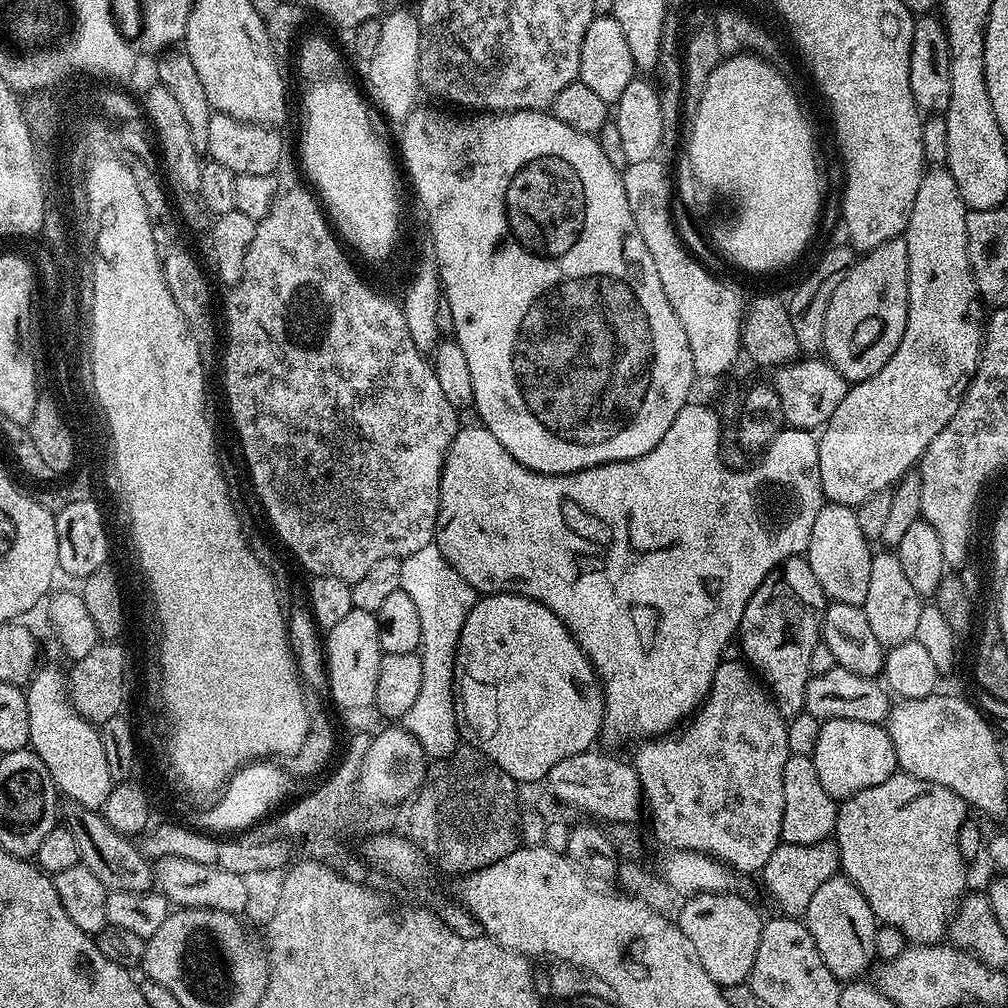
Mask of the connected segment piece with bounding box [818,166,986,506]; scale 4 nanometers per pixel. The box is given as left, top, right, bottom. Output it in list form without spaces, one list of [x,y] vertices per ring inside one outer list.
[[[932,166],[925,171],[922,182],[918,186],[918,194],[914,194],[914,206],[908,215],[908,228],[904,231],[904,241],[906,242],[906,254],[908,255],[908,317],[906,318],[906,334],[902,334],[902,342],[898,342],[898,350],[894,350],[894,358],[874,374],[874,378],[863,380],[860,384],[849,387],[846,398],[838,402],[838,410],[830,414],[830,418],[825,422],[822,431],[818,436],[818,470],[820,471],[820,481],[824,491],[825,501],[833,504],[846,504],[855,506],[866,502],[870,494],[889,491],[893,486],[900,483],[905,476],[909,475],[919,465],[921,456],[938,438],[942,426],[954,418],[954,414],[960,409],[960,403],[964,397],[964,392],[968,388],[972,376],[976,373],[976,367],[980,361],[980,346],[984,335],[984,325],[986,323],[986,308],[980,299],[980,291],[974,282],[974,274],[970,266],[968,257],[968,243],[966,242],[966,218],[970,209],[965,204],[954,178],[948,172],[947,167]]]

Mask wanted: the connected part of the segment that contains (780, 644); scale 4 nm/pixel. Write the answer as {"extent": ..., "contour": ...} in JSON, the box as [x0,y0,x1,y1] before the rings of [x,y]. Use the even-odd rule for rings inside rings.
{"extent":[738,555,826,718],"contour":[[[803,555],[783,560],[754,590],[742,614],[738,644],[785,718],[805,711],[812,655],[821,643],[826,595]]]}

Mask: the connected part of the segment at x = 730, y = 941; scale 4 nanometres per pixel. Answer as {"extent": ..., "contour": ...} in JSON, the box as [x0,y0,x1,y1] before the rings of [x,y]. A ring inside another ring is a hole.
{"extent":[678,892,765,990],"contour":[[[702,892],[685,899],[684,909],[678,915],[682,934],[690,938],[690,946],[698,954],[706,974],[721,989],[729,990],[735,984],[749,979],[754,966],[754,954],[758,954],[758,938],[762,938],[765,917],[748,900],[726,892]]]}

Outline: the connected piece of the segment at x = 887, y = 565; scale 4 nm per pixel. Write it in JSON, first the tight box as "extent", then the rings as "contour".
{"extent":[862,551,926,650],"contour":[[[877,551],[870,562],[870,586],[862,607],[866,619],[874,629],[874,638],[878,638],[878,642],[889,650],[902,643],[915,641],[918,618],[926,604],[918,590],[910,586],[910,581],[902,570],[902,562],[896,557],[895,551],[880,551],[884,552]]]}

